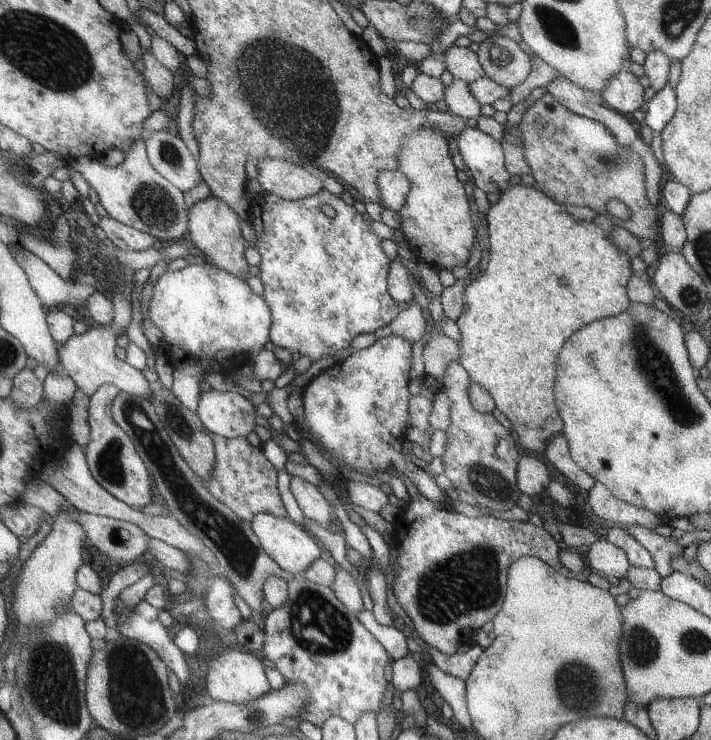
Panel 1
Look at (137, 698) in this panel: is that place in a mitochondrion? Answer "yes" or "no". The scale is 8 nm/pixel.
yes

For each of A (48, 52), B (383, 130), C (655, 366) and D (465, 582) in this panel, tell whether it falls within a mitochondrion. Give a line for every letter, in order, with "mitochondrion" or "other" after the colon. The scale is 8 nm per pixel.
A: mitochondrion
B: other
C: mitochondrion
D: mitochondrion

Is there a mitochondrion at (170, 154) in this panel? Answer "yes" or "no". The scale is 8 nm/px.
yes

